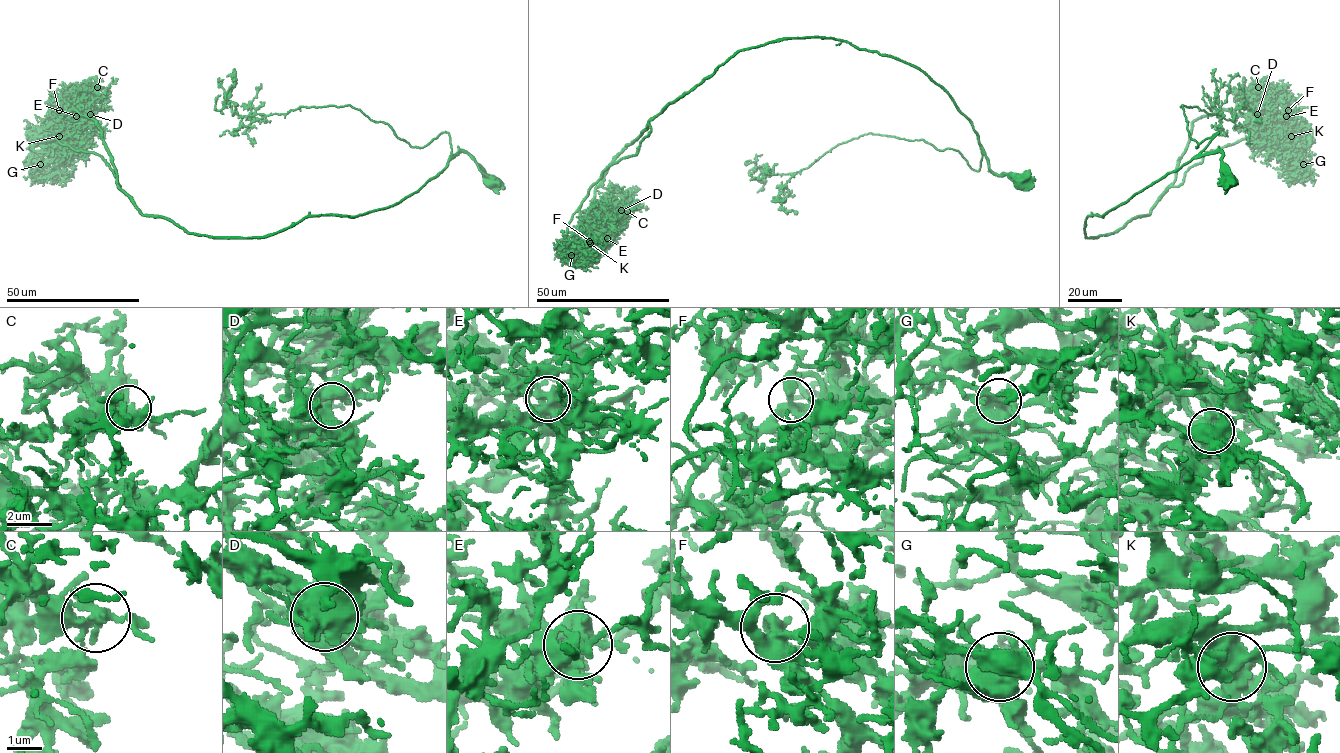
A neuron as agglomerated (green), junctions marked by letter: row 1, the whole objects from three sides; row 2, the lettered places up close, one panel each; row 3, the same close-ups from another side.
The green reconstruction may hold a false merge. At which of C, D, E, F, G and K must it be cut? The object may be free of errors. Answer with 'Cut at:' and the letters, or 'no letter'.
Cut at: no letter

